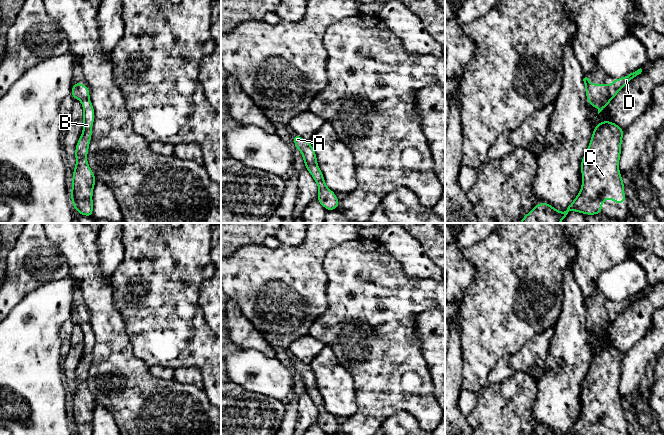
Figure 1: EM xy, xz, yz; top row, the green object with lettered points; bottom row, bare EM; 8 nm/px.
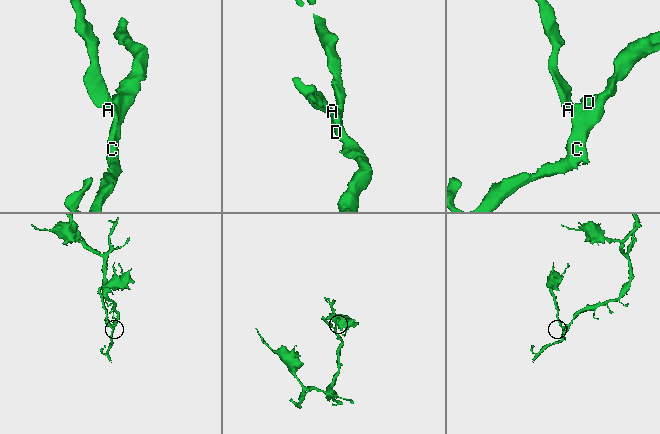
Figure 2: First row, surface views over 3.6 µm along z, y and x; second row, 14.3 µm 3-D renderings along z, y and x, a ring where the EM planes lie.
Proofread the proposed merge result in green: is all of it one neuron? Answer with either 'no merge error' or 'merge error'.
no merge error

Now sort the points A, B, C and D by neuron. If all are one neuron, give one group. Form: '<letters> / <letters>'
A B C D

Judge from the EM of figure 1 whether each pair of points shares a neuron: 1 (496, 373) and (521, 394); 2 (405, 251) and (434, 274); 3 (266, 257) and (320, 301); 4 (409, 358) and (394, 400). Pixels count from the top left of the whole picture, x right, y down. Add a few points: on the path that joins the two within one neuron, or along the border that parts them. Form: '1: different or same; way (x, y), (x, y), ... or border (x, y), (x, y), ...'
1: different; border (516, 372), (511, 377), (498, 383), (489, 384)
2: same; way (412, 257), (422, 267), (427, 269)
3: same; way (279, 270), (307, 296)
4: same; way (400, 368), (394, 374), (394, 390)

